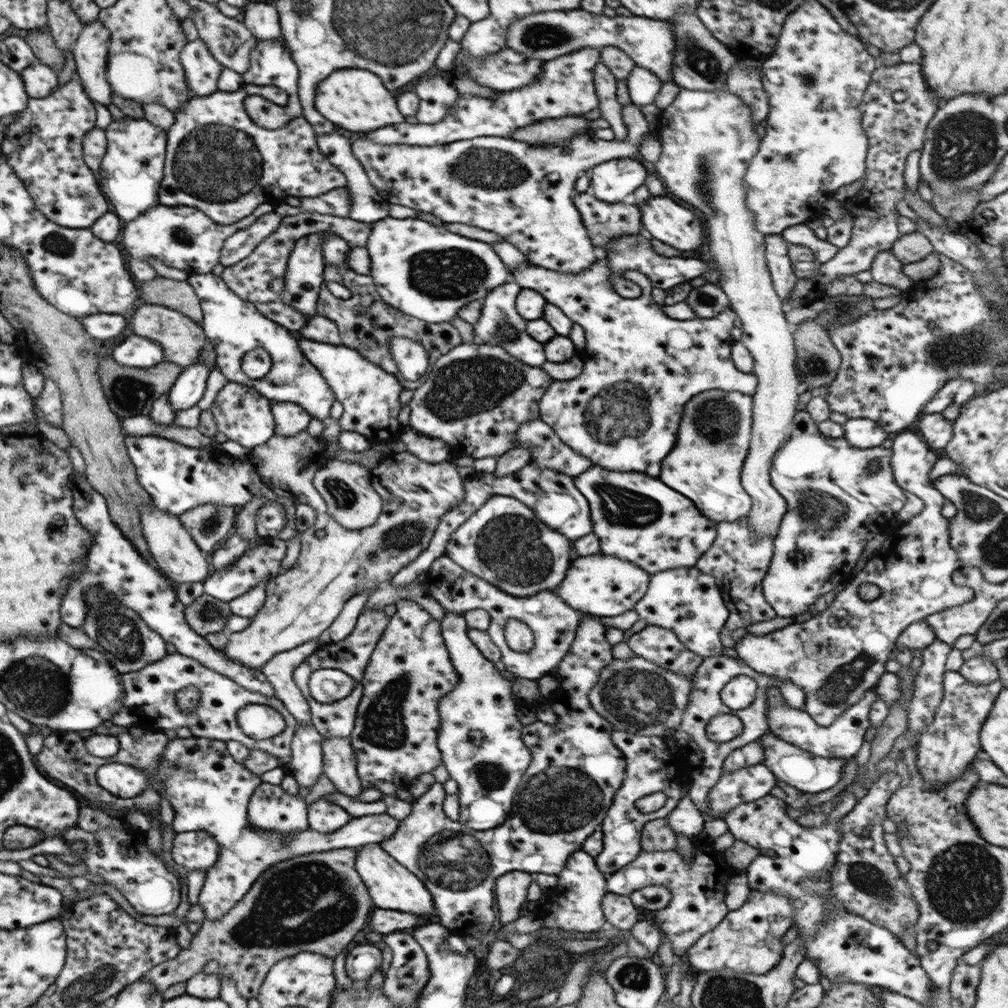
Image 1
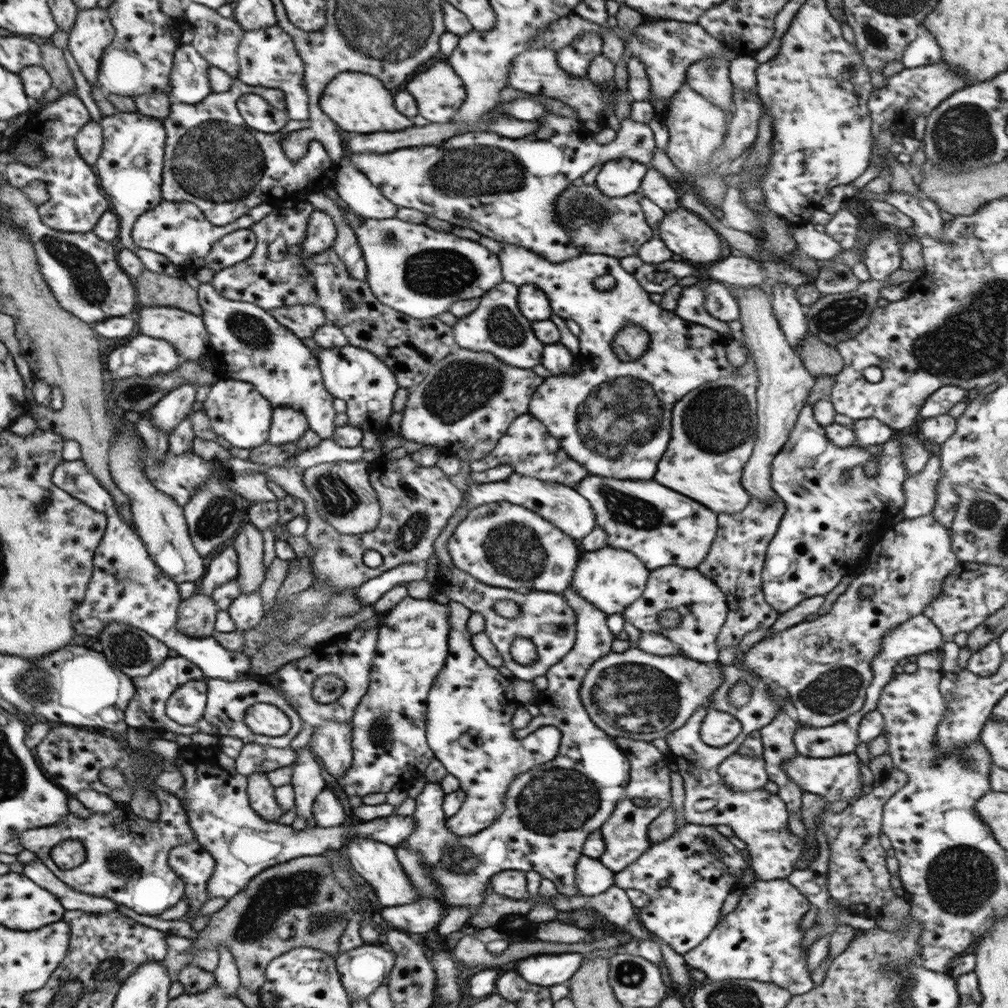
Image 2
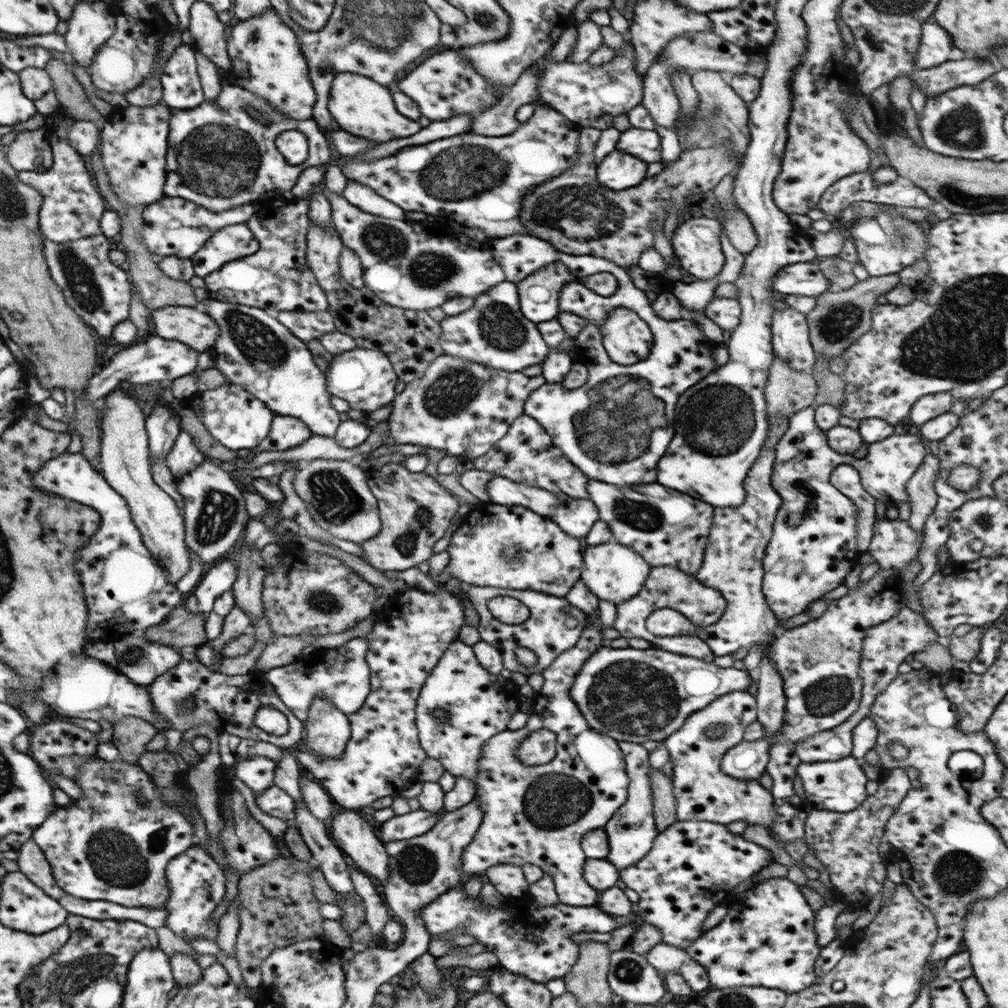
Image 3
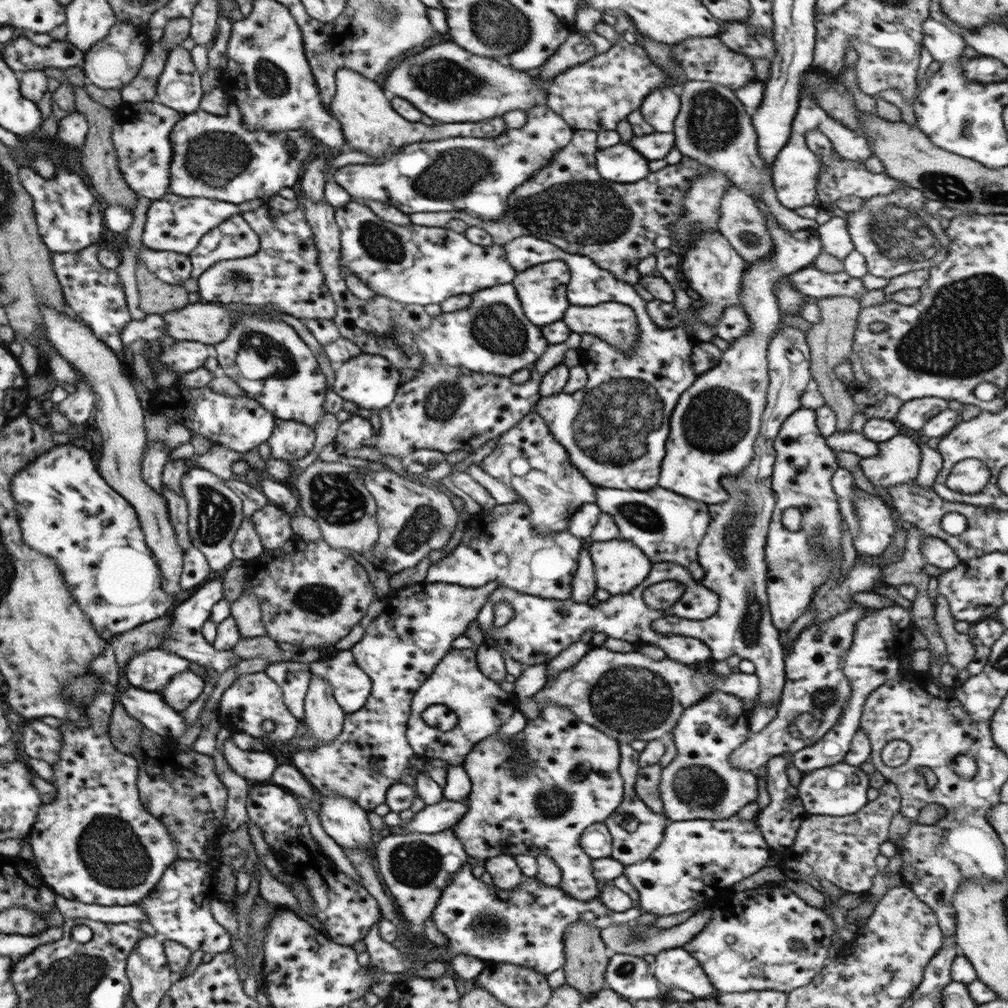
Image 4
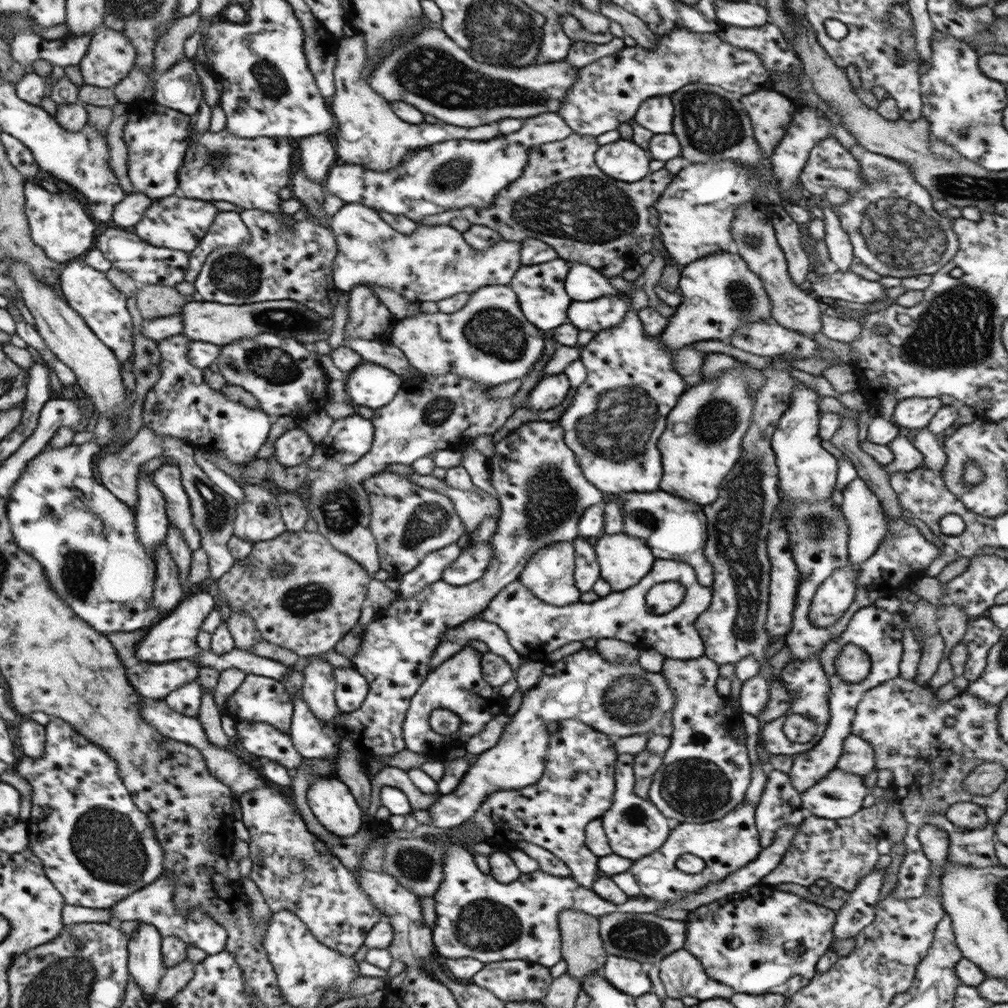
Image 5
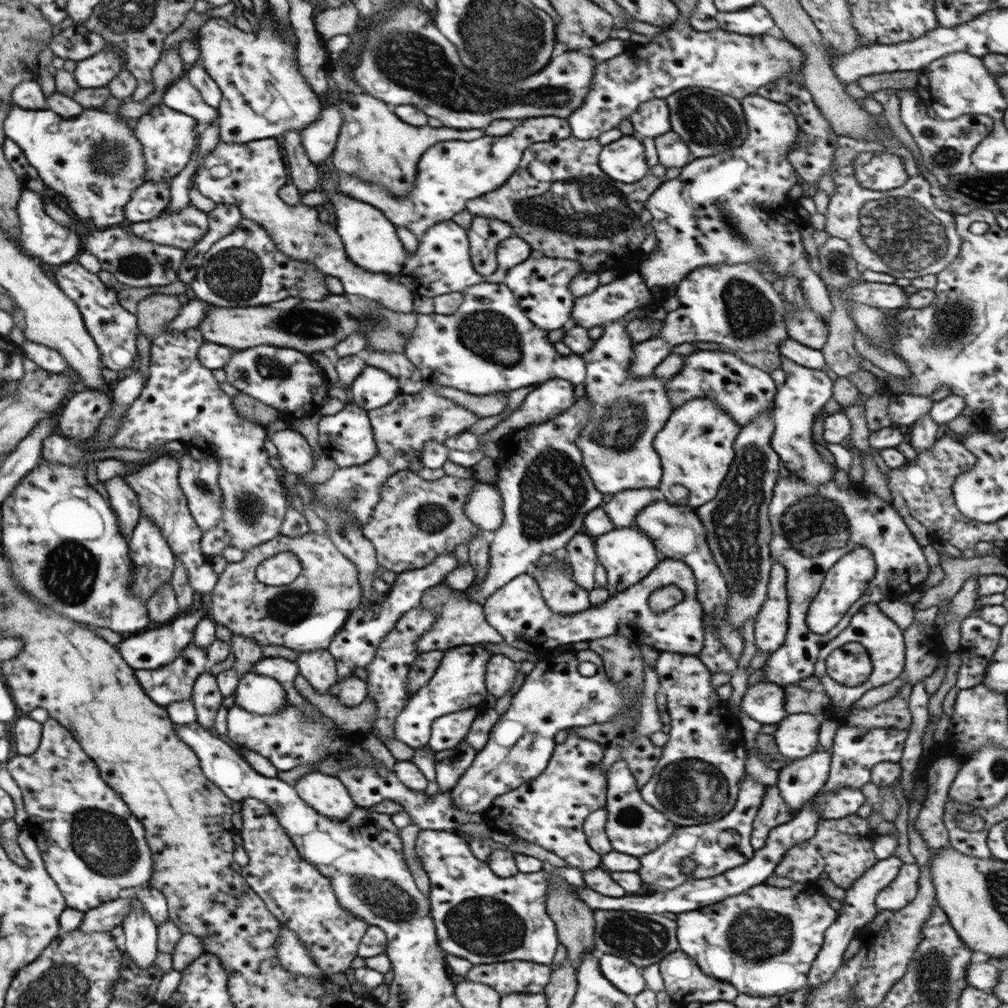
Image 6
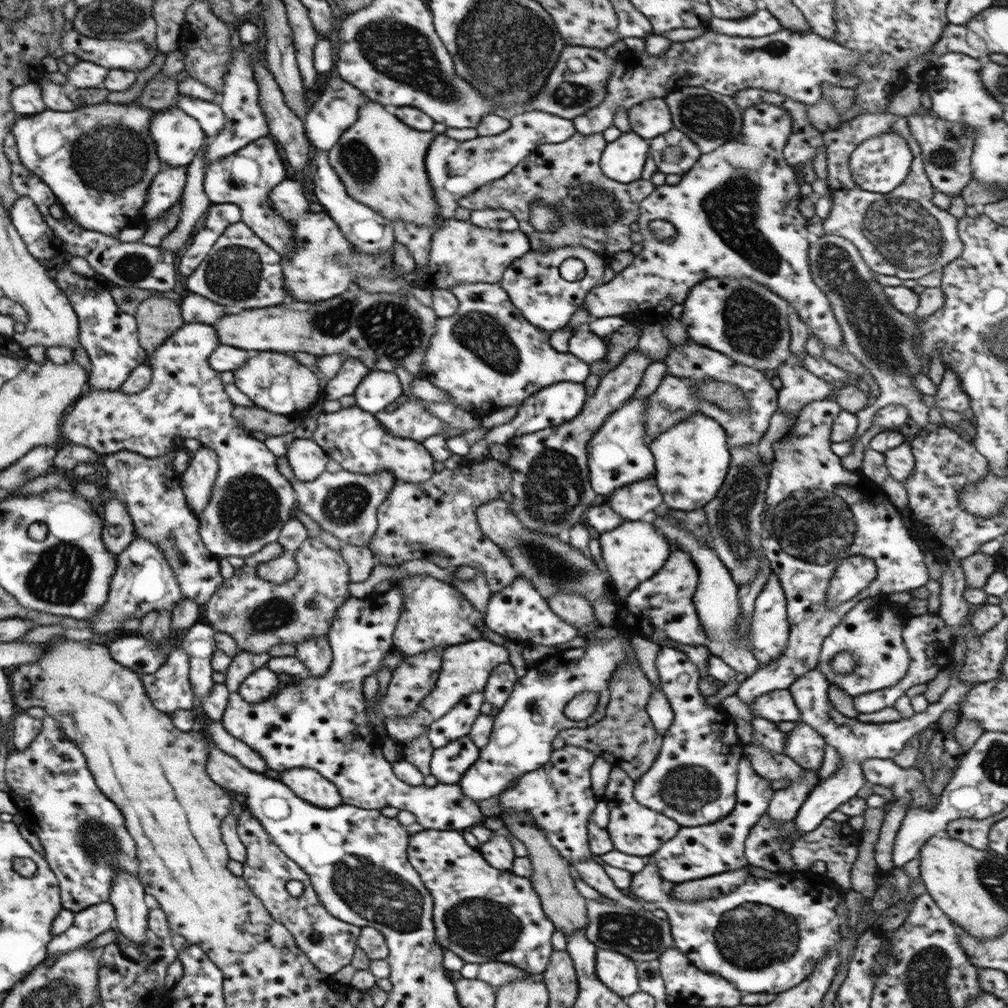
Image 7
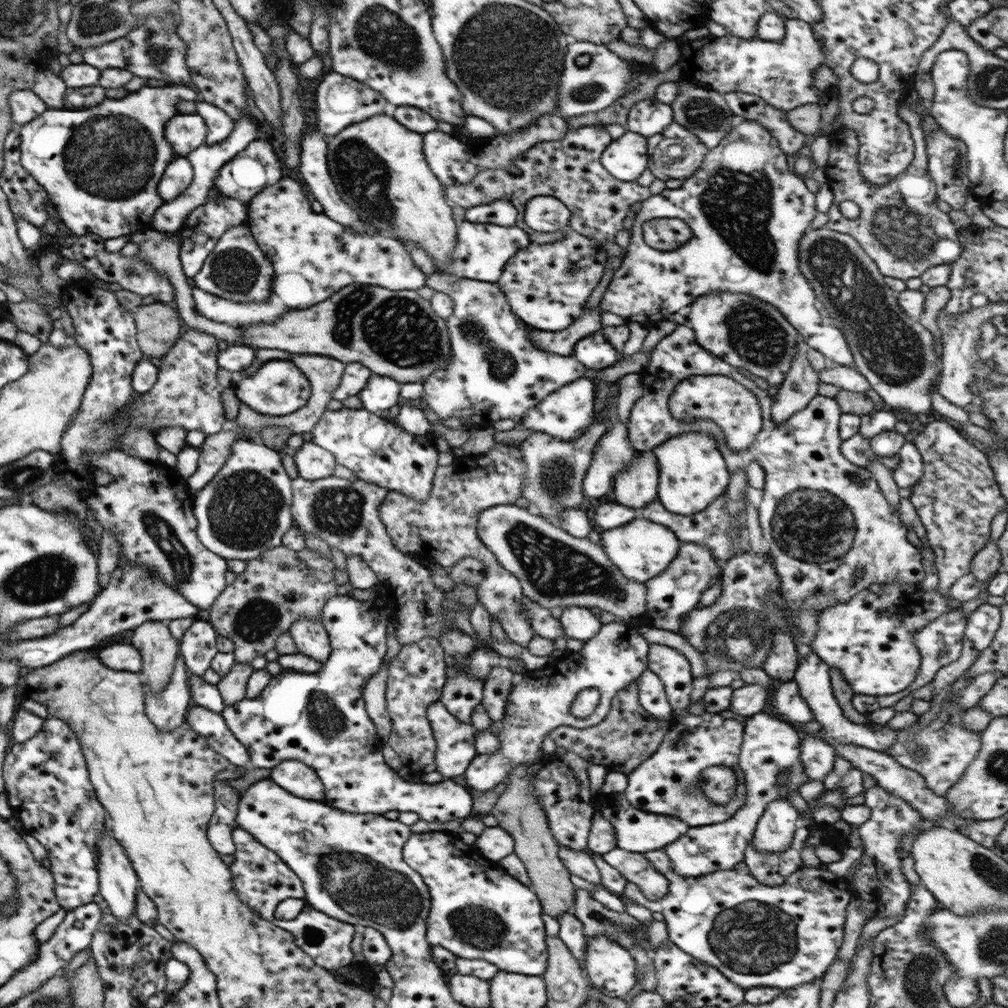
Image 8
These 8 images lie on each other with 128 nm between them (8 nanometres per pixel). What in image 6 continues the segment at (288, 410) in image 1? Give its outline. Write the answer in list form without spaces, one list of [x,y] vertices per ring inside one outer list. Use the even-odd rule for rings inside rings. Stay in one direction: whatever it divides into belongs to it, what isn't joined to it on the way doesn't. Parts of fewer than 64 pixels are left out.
[[[290,428],[267,434],[267,439],[277,449],[276,458],[279,459],[284,471],[298,474],[299,478],[305,476],[313,464],[313,449],[302,436]]]

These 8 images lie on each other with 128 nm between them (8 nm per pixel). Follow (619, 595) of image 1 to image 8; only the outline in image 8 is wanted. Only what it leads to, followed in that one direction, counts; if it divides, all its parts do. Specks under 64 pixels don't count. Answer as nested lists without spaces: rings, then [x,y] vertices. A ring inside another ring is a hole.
[[[636,516],[631,524],[604,530],[600,533],[600,546],[606,557],[627,580],[644,583],[663,572],[677,556],[680,540],[666,526]]]

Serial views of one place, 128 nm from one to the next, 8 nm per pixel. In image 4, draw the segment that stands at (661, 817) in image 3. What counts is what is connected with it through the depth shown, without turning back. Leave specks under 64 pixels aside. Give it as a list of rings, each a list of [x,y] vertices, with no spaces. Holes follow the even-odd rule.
[[[658,763],[642,766],[637,769],[634,791],[641,802],[644,802],[654,813],[663,815],[661,799],[658,795],[661,767]]]

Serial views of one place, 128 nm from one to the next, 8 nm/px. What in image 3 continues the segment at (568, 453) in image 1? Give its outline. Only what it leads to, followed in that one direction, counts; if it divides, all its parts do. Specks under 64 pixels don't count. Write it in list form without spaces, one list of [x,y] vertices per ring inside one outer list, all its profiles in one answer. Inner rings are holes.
[[[527,415],[517,416],[507,433],[487,452],[472,460],[472,464],[475,470],[490,472],[493,477],[536,486],[563,499],[587,499],[585,489],[589,479],[562,455],[545,430]]]

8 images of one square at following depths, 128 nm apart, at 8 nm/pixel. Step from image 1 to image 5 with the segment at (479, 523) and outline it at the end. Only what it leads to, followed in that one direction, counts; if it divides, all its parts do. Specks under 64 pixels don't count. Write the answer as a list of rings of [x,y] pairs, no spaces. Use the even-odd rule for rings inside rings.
[[[490,538],[487,543],[474,546],[470,544],[465,551],[442,572],[441,580],[454,587],[473,584],[485,572],[492,555]],[[571,540],[569,542],[554,542],[536,550],[529,557],[516,579],[524,584],[529,592],[533,593],[533,596],[545,604],[559,607],[579,601],[580,592],[575,588],[573,571],[574,550]]]

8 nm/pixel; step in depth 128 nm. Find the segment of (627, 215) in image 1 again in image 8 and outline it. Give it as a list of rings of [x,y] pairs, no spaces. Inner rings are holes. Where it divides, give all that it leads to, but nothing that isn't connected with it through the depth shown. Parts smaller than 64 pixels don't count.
[[[600,124],[568,130],[561,140],[534,144],[521,156],[515,156],[509,169],[483,169],[468,183],[444,187],[445,199],[464,209],[487,204],[498,198],[509,199],[516,208],[514,225],[527,233],[531,243],[547,244],[561,240],[564,232],[537,232],[529,228],[524,221],[524,208],[527,200],[534,196],[552,196],[569,210],[567,224],[571,230],[596,240],[601,246],[606,240],[615,242],[615,233],[623,230],[621,222],[627,214],[627,207],[652,194],[649,187],[639,186],[635,181],[617,180],[604,170],[599,162],[600,155],[611,141],[610,134]]]

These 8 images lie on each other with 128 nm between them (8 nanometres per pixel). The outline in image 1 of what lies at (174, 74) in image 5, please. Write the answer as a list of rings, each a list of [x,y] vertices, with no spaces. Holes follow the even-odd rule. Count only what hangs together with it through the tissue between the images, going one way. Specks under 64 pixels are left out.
[[[195,39],[187,42],[180,50],[179,57],[184,67],[188,92],[193,97],[207,96],[218,90],[216,80],[223,66],[209,54],[202,40]]]

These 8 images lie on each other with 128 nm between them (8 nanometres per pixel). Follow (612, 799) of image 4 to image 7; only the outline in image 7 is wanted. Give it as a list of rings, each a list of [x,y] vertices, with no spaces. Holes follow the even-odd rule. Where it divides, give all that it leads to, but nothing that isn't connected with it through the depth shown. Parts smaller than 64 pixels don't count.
[[[565,744],[561,749],[551,749],[550,757],[541,768],[522,774],[513,787],[498,794],[498,803],[501,811],[527,813],[532,816],[534,825],[545,833],[545,840],[557,850],[561,858],[568,863],[581,862],[583,859],[596,858],[588,848],[587,821],[597,800],[590,787],[589,769],[596,756],[588,750]]]

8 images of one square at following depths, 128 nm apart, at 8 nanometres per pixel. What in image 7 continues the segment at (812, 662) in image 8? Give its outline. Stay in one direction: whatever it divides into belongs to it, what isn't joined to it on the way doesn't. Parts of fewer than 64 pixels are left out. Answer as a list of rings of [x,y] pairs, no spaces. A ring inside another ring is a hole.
[[[816,668],[804,672],[799,678],[796,678],[787,689],[789,689],[791,698],[800,712],[799,719],[803,724],[813,727],[824,740],[824,744],[833,747],[841,758],[840,767],[835,774],[832,774],[827,780],[820,780],[805,797],[801,806],[797,809],[795,818],[792,820],[796,826],[796,832],[783,839],[783,844],[793,844],[797,838],[813,830],[827,814],[835,812],[836,808],[847,802],[849,798],[855,796],[855,792],[866,784],[861,774],[861,761],[866,758],[892,759],[899,753],[903,744],[913,736],[913,734],[928,728],[928,725],[936,723],[941,712],[945,710],[958,710],[963,702],[965,693],[974,683],[957,683],[947,687],[940,695],[941,698],[933,704],[928,704],[927,708],[920,713],[905,719],[899,719],[895,722],[881,724],[865,724],[856,718],[847,718],[840,712],[837,712],[832,703],[829,702],[827,689],[829,683],[825,675]]]

